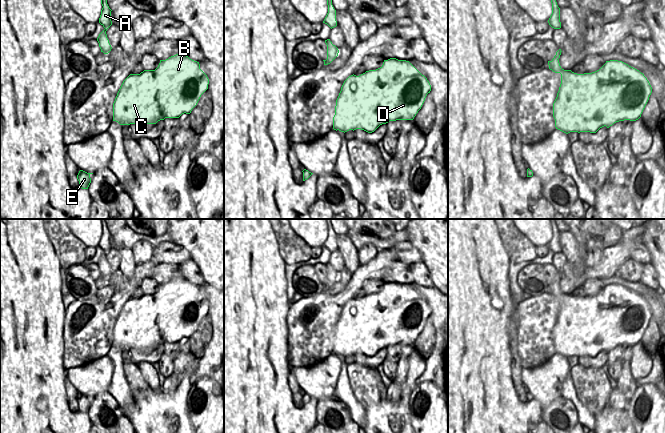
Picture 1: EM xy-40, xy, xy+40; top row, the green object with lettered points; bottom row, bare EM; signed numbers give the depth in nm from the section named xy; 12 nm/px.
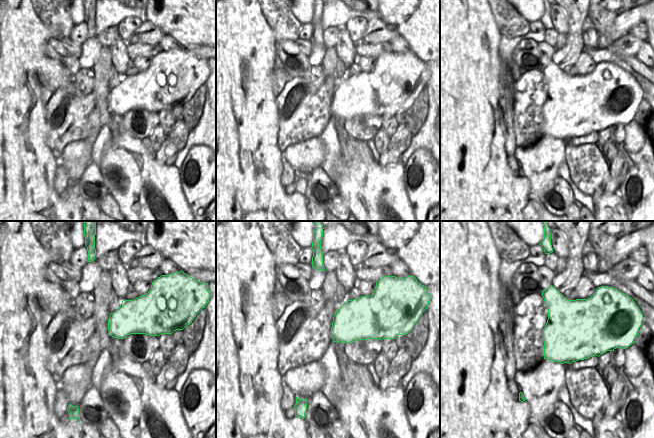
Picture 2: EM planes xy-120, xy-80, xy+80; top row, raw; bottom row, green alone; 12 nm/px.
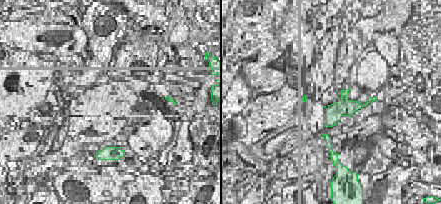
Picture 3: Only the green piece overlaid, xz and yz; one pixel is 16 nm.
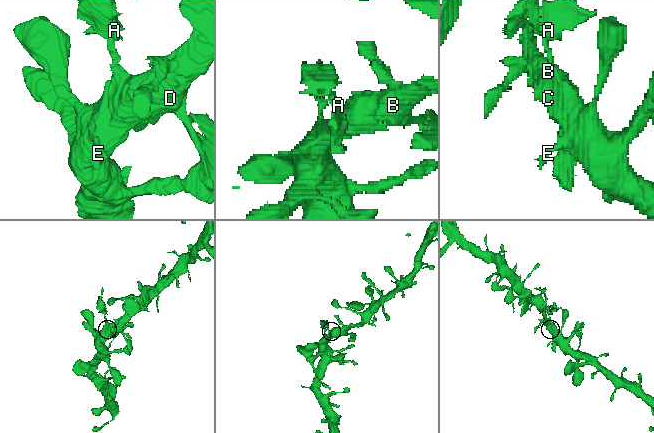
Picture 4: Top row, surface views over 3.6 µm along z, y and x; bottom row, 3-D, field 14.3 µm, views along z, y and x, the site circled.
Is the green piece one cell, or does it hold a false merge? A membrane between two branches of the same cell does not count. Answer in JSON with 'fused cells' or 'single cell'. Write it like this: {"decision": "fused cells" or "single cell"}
{"decision": "fused cells"}

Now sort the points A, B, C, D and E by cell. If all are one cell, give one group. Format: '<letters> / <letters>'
A / B C D E

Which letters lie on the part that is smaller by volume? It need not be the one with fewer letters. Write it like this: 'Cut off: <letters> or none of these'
Cut off: A

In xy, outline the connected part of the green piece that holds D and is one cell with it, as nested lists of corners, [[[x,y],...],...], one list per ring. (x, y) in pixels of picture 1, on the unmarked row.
[[[390,282],[376,294],[349,300],[336,324],[333,353],[341,356],[361,353],[374,356],[380,349],[396,344],[413,344],[421,333],[431,309],[409,285]]]

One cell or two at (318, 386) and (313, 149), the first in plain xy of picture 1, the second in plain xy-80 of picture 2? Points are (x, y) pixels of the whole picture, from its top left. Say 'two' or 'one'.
one

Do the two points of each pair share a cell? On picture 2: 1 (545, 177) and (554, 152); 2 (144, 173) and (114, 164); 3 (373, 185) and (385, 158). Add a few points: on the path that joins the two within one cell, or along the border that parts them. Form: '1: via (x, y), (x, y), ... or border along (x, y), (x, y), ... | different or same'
1: via (541, 171), (541, 165), (548, 158) | same
2: via (137, 173), (131, 173), (125, 167), (121, 167) | same
3: border along (399, 161), (394, 165), (385, 166), (378, 163) | different

